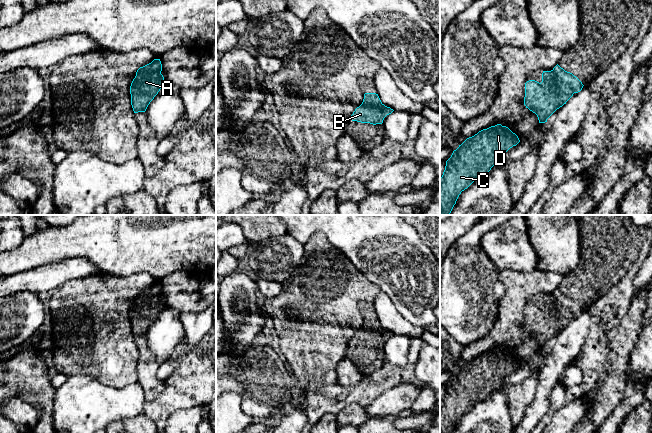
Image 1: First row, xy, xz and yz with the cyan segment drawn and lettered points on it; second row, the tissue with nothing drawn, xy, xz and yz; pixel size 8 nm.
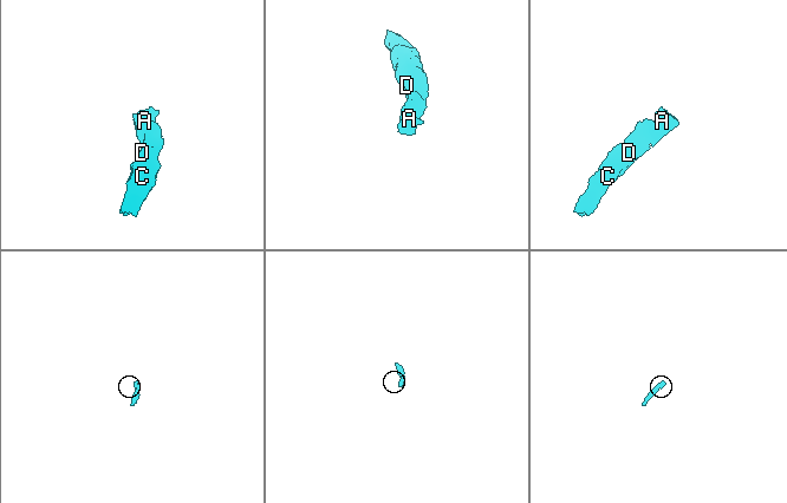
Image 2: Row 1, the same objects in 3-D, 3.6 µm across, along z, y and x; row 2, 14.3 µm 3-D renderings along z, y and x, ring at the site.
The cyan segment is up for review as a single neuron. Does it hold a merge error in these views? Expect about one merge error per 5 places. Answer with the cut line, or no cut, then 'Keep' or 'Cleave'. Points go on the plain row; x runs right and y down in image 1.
No split. Keep

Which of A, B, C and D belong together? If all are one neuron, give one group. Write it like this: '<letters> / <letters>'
A B C D

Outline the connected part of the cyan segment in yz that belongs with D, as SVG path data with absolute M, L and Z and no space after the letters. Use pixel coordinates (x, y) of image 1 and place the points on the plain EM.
M497 348L467 362L446 385L440 402L440 433L453 433L462 415L520 366L508 351Z

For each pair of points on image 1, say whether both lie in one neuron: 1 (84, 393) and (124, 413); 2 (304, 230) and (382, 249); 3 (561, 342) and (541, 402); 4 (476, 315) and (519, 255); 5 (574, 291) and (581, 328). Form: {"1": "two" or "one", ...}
{"1": "one", "2": "one", "3": "one", "4": "two", "5": "two"}

